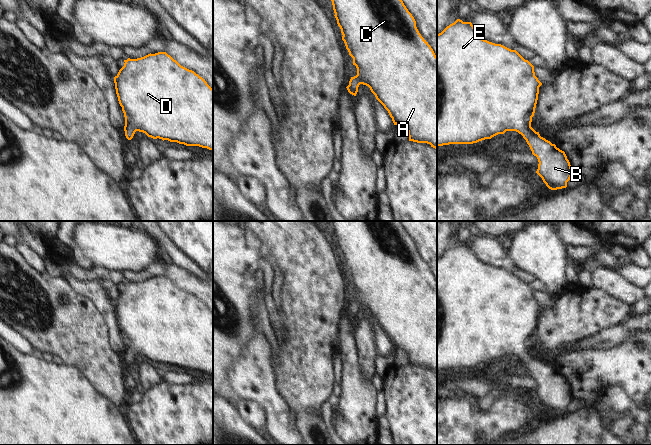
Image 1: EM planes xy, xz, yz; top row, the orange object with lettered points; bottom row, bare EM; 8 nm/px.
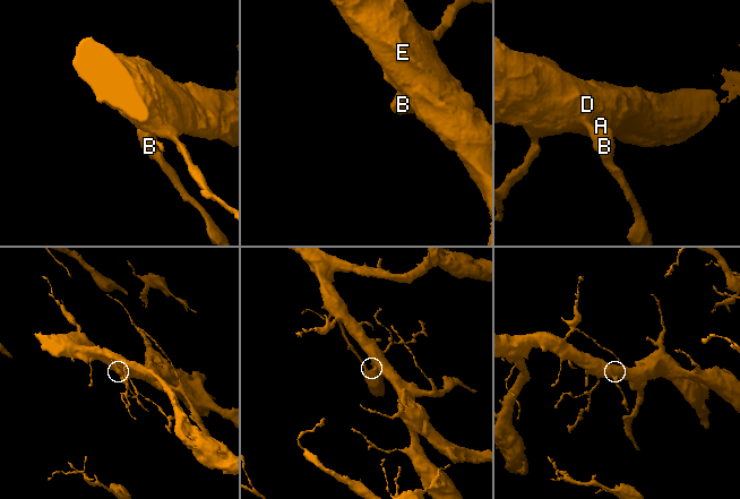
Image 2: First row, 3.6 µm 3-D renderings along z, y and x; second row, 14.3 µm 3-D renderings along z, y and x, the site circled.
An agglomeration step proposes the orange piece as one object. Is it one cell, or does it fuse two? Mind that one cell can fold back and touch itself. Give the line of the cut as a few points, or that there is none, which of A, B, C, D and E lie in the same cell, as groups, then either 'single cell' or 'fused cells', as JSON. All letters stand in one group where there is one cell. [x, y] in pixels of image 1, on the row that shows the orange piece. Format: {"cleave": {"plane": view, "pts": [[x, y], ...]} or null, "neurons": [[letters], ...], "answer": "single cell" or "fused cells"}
{"cleave": null, "neurons": [["A", "B", "C", "D", "E"]], "answer": "single cell"}

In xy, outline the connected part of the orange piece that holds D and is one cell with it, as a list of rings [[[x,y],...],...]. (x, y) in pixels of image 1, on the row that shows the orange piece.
[[[166,52],[148,54],[124,60],[124,66],[114,77],[116,94],[125,117],[125,136],[131,140],[136,131],[153,139],[168,140],[186,146],[213,150],[213,89],[194,71],[181,66]]]

